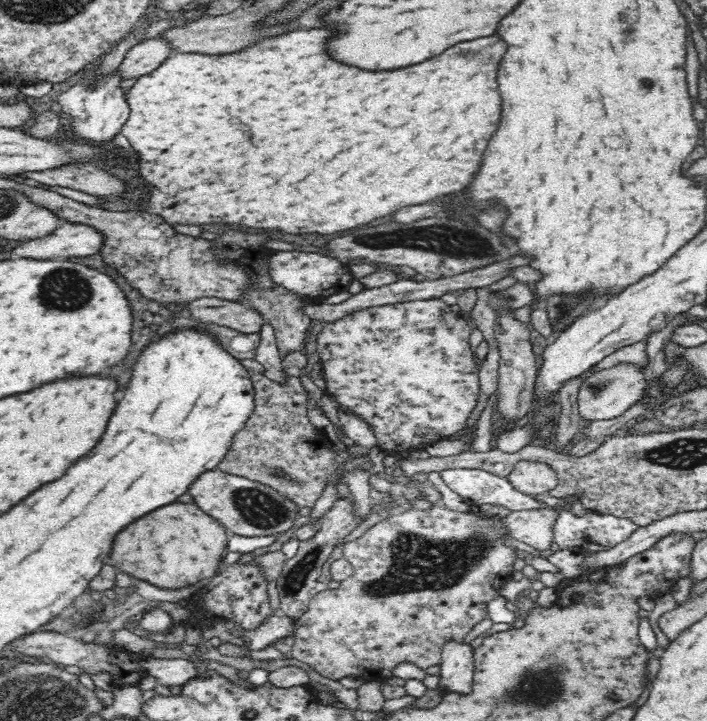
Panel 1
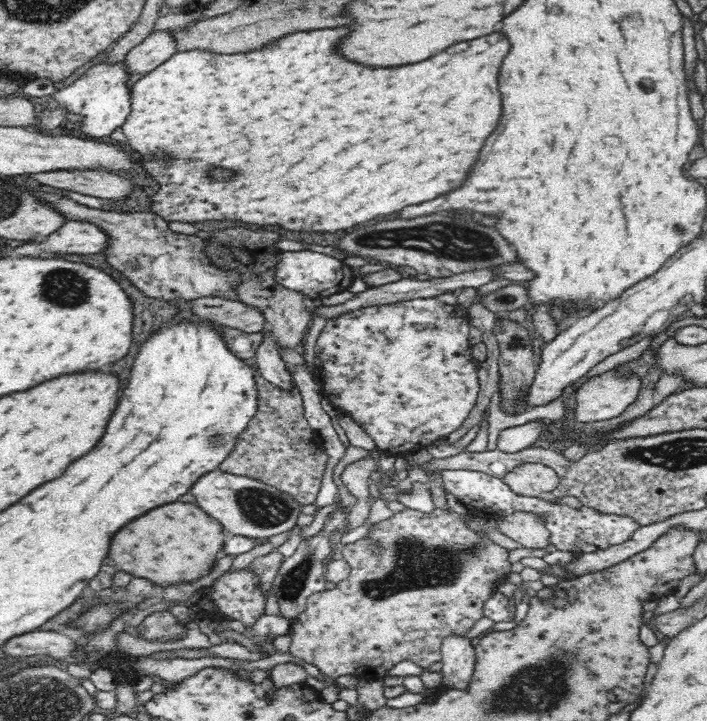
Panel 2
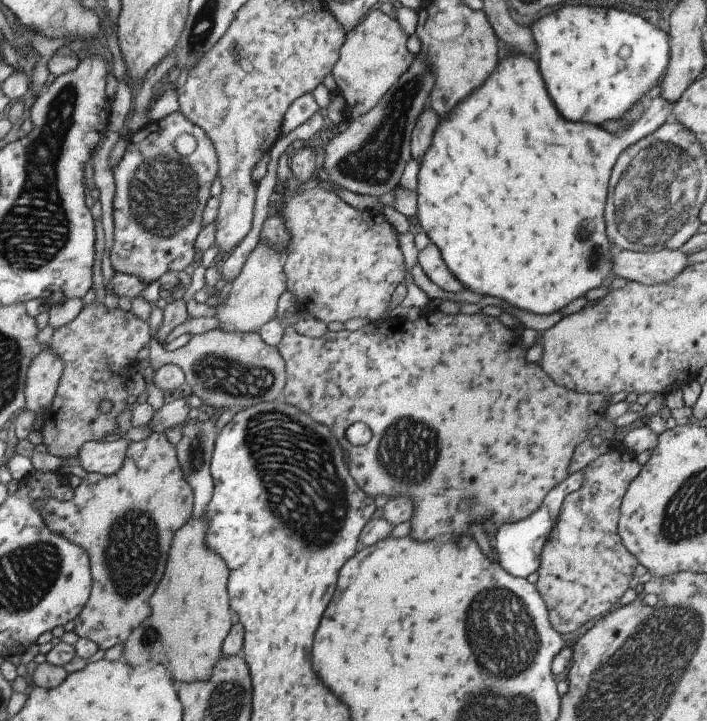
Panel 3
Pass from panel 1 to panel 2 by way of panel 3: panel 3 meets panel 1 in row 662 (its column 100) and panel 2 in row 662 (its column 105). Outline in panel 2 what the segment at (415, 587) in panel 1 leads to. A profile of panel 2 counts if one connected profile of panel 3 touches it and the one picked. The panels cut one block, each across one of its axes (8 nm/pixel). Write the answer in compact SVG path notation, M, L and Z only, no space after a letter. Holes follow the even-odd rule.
M435 507L432 512L426 513L407 508L399 513L389 514L387 520L376 524L372 528L372 532L369 532L365 537L356 542L345 544L341 553L343 559L350 565L350 574L344 580L337 582L334 590L326 590L310 596L308 603L306 603L306 610L291 620L289 653L296 658L300 658L300 660L304 660L304 662L308 662L308 664L314 664L322 674L333 679L338 678L338 676L346 676L346 674L368 680L384 679L390 668L396 666L398 662L404 662L404 660L412 660L414 664L424 670L438 667L444 638L450 636L450 634L464 636L478 620L484 619L484 603L497 592L498 586L503 584L511 573L512 565L508 559L510 558L510 551L493 542L488 535L470 530L468 522L474 517L476 517L476 512L472 511L468 514L458 514L458 512ZM370 542L375 542L377 548L381 548L381 551L374 553L374 549L370 547Z

